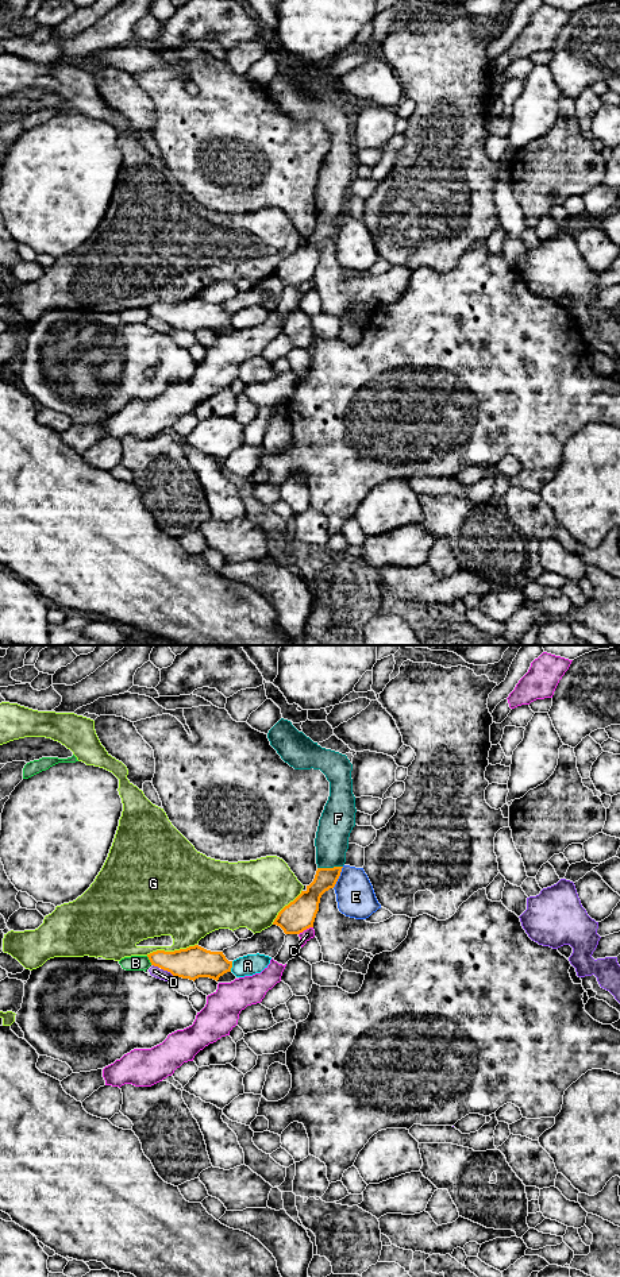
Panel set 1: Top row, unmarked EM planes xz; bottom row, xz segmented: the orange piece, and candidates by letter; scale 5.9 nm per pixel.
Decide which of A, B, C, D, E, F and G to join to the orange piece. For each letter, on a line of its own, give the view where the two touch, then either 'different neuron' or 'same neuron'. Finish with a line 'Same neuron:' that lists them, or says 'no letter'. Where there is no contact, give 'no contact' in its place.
A: meets orange in xz; different neuron
B: meets orange in xz; different neuron
C: meets orange in xz; different neuron
D: meets orange in xz; different neuron
E: meets orange in xz; different neuron
F: meets orange in xz; different neuron
G: meets orange in xz; different neuron
Same neuron: no letter

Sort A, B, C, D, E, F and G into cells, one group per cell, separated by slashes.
A / B / C / D / E / F / G

